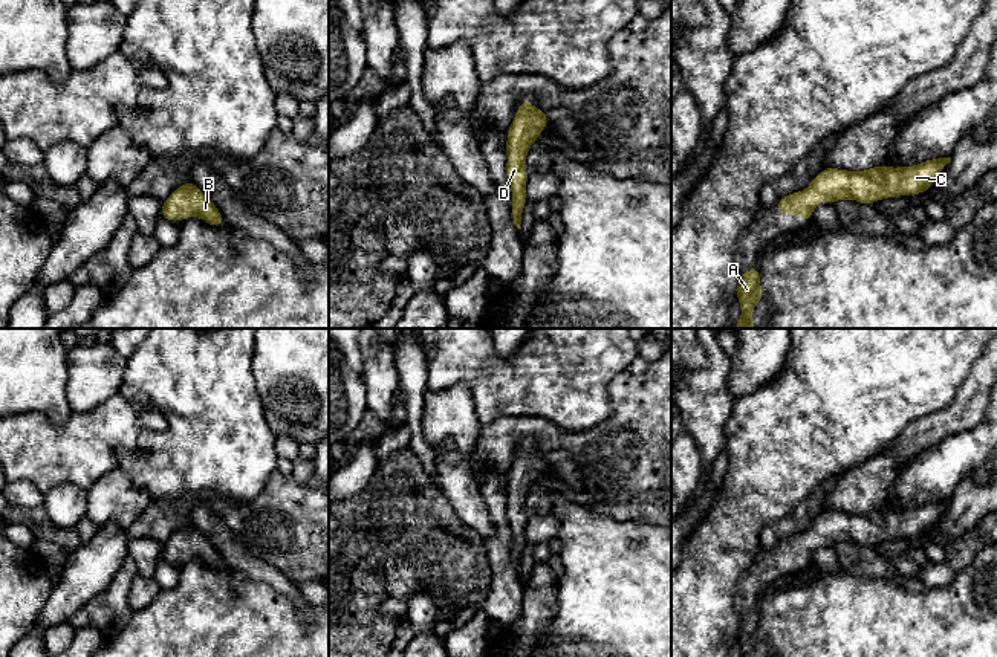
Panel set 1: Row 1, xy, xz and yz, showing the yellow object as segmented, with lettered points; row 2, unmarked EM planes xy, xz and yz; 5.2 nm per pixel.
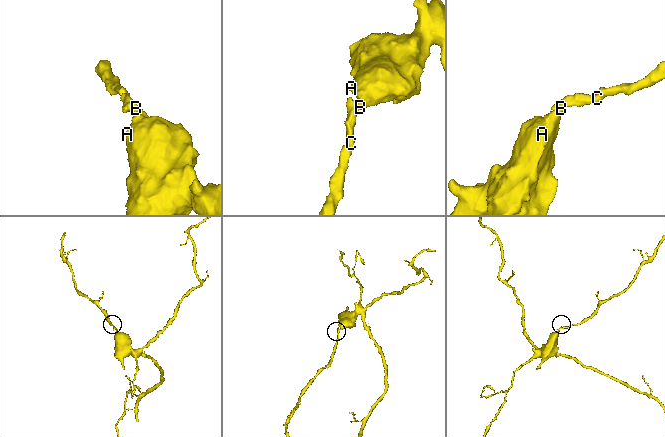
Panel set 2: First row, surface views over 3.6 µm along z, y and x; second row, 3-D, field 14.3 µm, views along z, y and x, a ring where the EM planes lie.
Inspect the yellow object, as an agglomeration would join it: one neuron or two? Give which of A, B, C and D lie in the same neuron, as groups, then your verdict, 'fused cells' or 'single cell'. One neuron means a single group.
groups A B C D; single cell

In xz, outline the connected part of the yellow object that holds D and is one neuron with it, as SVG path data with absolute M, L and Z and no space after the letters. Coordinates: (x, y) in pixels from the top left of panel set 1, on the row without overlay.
M524 443L518 448L514 464L506 472L506 516L512 532L511 549L517 571L520 571L521 553L526 547L526 523L529 519L524 509L526 497L544 471L547 471L546 454L534 449L531 443Z

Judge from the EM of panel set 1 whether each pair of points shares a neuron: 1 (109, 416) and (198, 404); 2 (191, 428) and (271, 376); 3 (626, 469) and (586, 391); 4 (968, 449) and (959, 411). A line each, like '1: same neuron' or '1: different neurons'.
1: different neurons
2: different neurons
3: different neurons
4: different neurons

